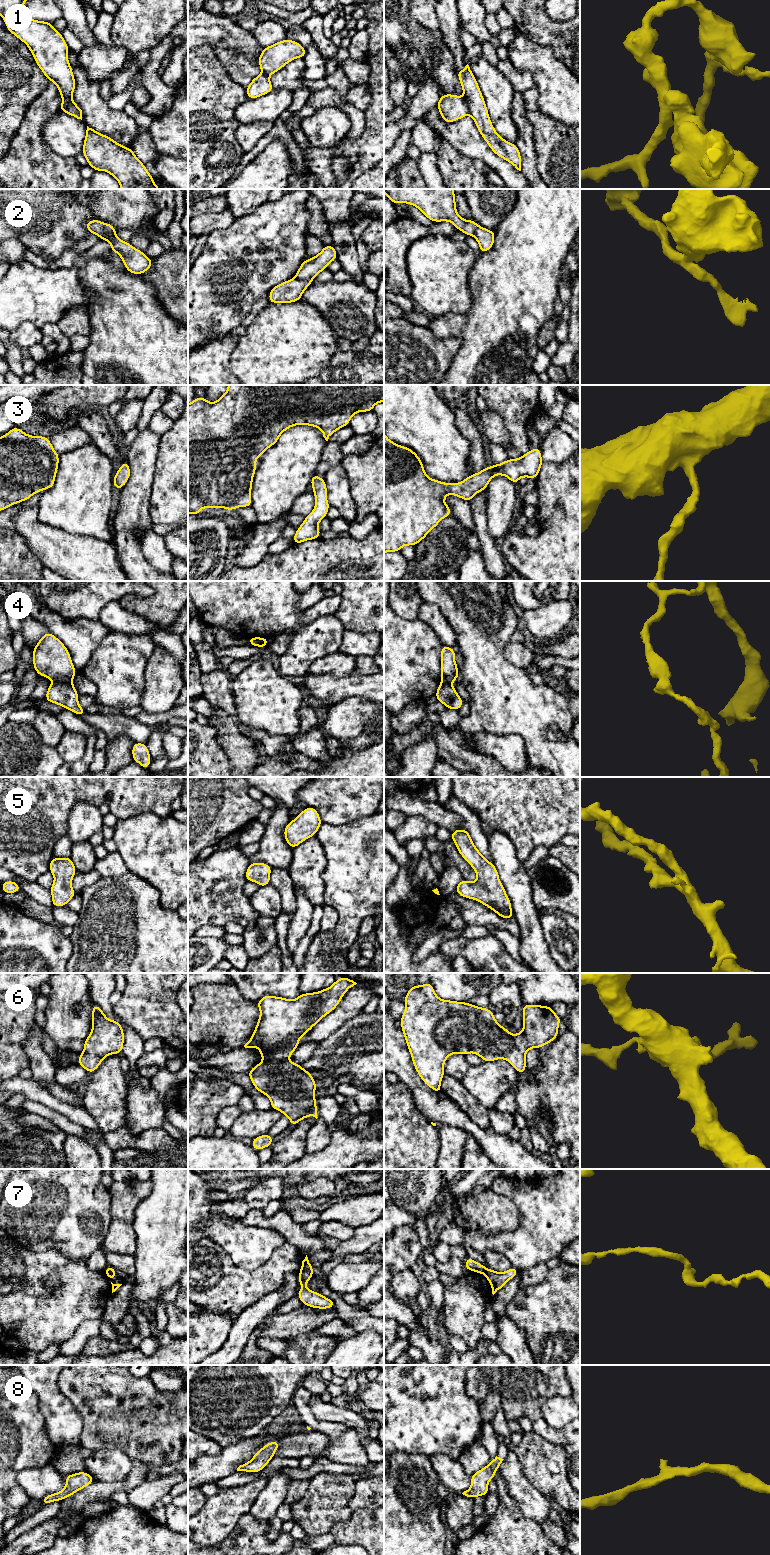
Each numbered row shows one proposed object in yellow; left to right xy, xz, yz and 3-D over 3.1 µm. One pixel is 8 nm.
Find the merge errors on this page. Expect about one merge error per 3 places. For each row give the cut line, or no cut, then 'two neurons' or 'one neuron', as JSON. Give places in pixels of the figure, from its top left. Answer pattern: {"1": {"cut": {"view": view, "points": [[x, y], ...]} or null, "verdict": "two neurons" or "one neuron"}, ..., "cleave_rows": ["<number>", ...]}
{"1": {"cut": {"view": "yz", "points": [[463, 97], [469, 113]]}, "verdict": "two neurons"}, "2": {"cut": {"view": "xz", "points": [[295, 277], [311, 282]]}, "verdict": "two neurons"}, "3": {"cut": null, "verdict": "one neuron"}, "4": {"cut": {"view": "xy", "points": [[54, 680], [71, 682]]}, "verdict": "two neurons"}, "5": {"cut": null, "verdict": "one neuron"}, "6": {"cut": null, "verdict": "one neuron"}, "7": {"cut": {"view": "xz", "points": [[301, 1269], [312, 1270]]}, "verdict": "two neurons"}, "8": {"cut": null, "verdict": "one neuron"}, "cleave_rows": ["1", "2", "4", "7"]}

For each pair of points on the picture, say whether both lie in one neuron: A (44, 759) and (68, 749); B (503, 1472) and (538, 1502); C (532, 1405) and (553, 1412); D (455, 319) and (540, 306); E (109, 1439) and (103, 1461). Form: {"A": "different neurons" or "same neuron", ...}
{"A": "different neurons", "B": "same neuron", "C": "different neurons", "D": "different neurons", "E": "different neurons"}

